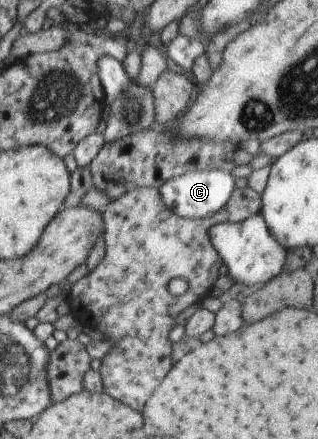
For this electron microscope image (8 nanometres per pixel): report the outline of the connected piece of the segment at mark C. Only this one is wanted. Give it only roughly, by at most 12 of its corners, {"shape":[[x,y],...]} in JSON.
{"shape":[[204,169],[164,181],[163,204],[203,218],[236,189],[225,170]]}

